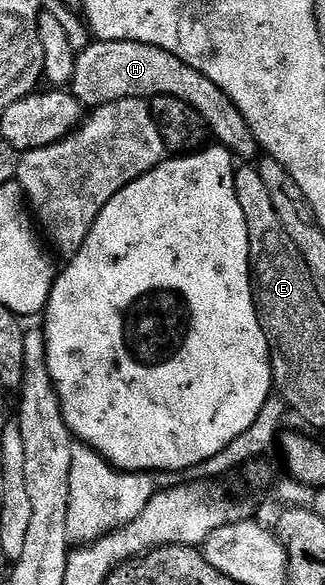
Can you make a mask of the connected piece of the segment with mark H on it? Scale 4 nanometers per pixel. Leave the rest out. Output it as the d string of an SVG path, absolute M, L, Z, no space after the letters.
M99 41L89 42L76 56L74 75L70 93L80 102L81 108L95 109L110 105L114 101L142 99L151 101L157 95L174 97L185 103L204 122L207 134L212 135L217 144L232 154L237 160L252 161L257 158L258 144L246 119L238 113L236 106L198 69L190 69L186 61L178 61L172 53L146 45L138 41Z

